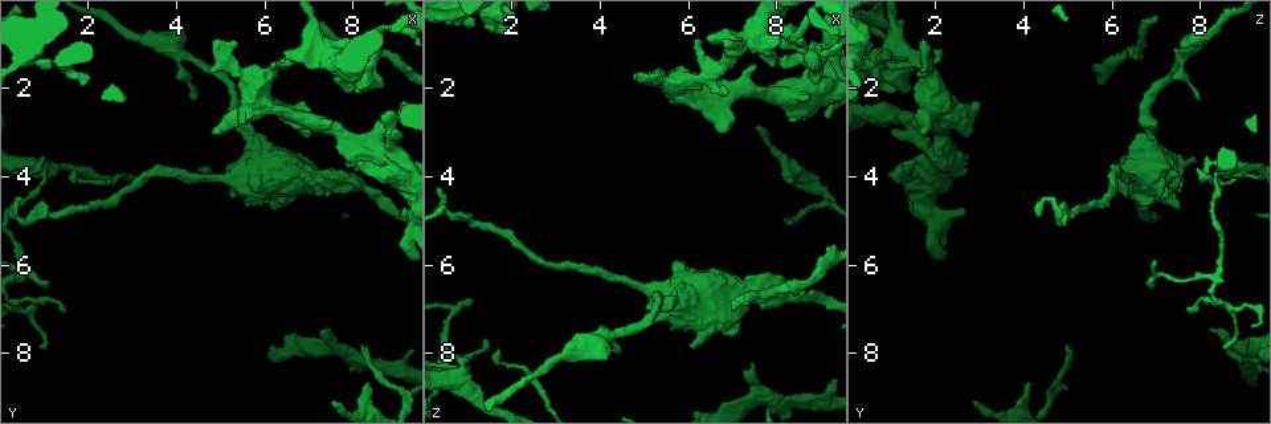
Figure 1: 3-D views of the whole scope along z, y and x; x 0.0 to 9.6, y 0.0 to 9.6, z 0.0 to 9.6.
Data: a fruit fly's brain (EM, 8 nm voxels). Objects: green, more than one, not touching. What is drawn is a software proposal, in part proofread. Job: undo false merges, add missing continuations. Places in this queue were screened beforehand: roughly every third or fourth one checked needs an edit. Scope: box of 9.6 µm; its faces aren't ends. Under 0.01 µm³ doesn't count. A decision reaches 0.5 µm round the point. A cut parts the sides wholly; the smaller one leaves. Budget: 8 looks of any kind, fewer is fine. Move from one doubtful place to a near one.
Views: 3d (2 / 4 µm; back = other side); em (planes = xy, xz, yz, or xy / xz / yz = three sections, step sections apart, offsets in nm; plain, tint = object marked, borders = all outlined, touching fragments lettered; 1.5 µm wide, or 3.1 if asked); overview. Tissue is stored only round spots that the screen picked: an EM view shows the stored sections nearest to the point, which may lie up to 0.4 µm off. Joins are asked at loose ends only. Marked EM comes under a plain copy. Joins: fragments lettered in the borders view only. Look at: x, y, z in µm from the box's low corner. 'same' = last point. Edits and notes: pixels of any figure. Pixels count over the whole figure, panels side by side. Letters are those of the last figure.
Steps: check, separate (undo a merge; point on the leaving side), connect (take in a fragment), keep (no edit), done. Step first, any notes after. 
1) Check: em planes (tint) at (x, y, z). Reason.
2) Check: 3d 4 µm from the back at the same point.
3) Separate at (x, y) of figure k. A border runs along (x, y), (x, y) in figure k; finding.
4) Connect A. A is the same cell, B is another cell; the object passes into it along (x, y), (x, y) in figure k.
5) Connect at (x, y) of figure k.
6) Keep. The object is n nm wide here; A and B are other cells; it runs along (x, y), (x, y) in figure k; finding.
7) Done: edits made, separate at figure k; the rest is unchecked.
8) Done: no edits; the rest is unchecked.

Check: 3d 4 µm at (5.75, 3.10, 6.75). Sudden change in width.

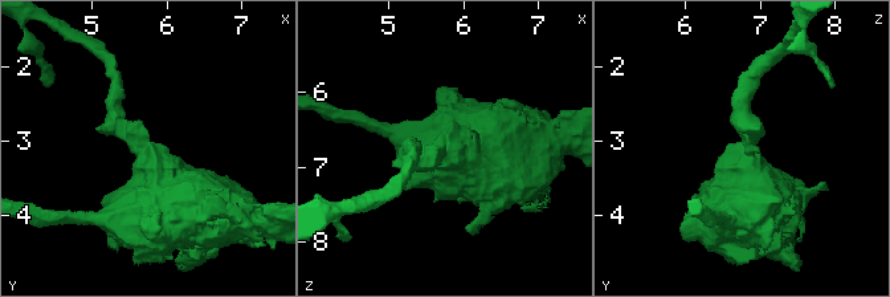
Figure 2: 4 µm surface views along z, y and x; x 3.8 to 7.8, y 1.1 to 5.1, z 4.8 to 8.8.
Check: em xy step 8 (tint) at (5.75, 3.10, 6.80).

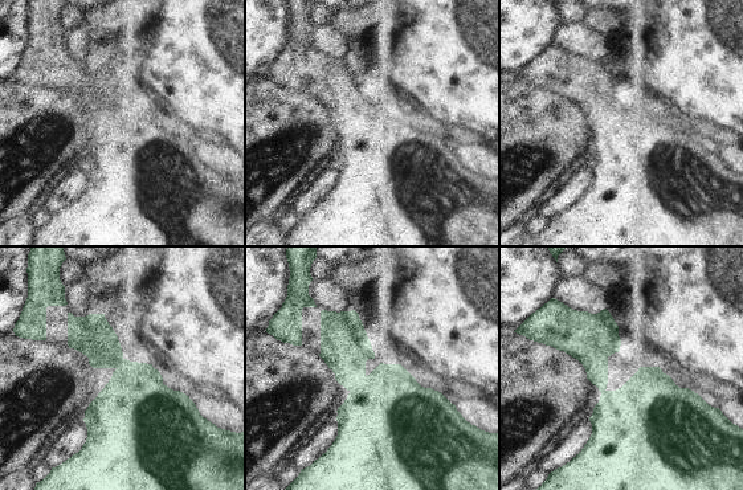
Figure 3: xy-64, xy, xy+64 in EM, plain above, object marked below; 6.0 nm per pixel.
Check: em planes (borders) at the same point.

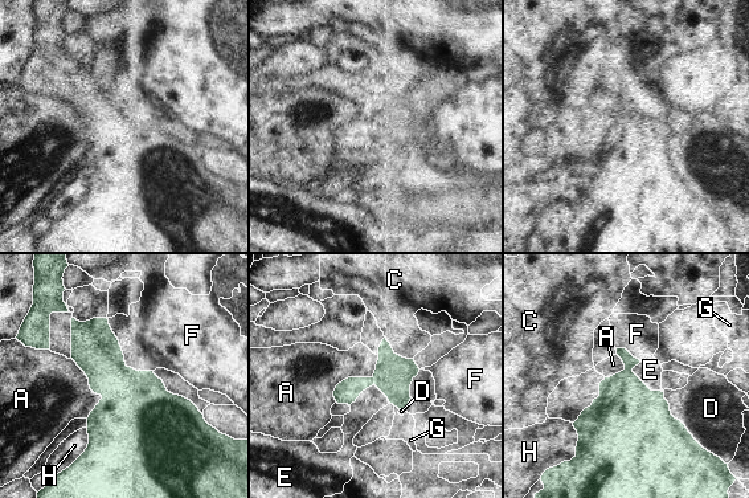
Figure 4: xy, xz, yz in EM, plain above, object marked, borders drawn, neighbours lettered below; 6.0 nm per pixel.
Keep. A, C, D, E, F, G and H are other cells; a border runs along (379, 355), (335, 401) in figure 4; all the same neuron.

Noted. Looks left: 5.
Check: em xz step 4 (borders) at (8.35, 8.70, 4.15). An open end.

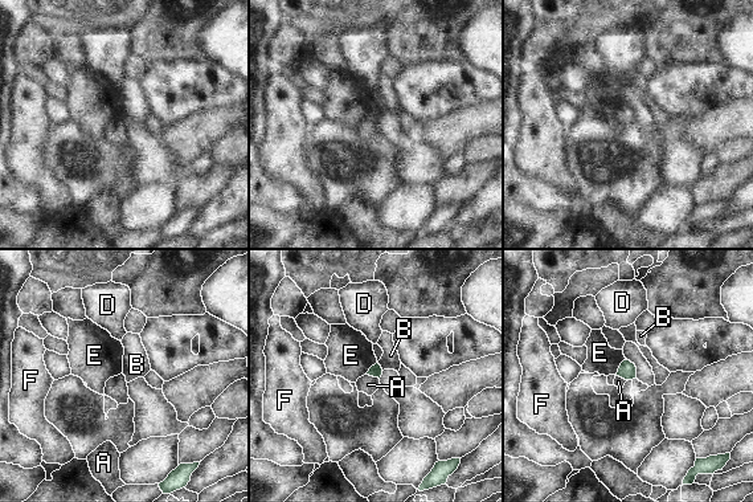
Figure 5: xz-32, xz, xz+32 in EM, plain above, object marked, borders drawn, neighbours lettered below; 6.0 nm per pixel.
Keep. A, B, D, E and F are other cells; a border runs along (367, 374), (379, 379) in figure 5; no lettered fragment goes on from it.

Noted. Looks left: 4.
Check: 3d 2 µm at (1.35, 6.95, 7.70). Branch stops here.

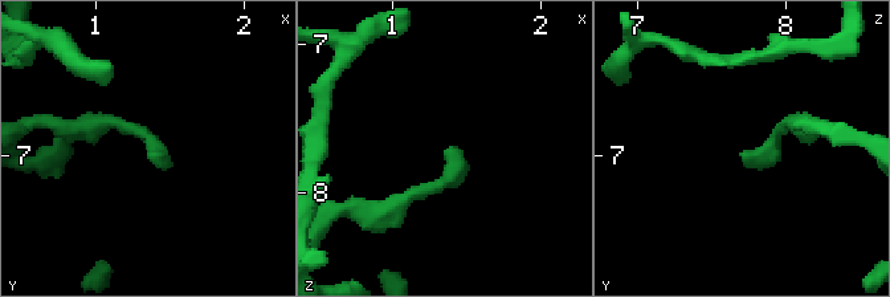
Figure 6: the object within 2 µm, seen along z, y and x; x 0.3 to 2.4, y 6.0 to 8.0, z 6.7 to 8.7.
Check: em xy step 4 (borders) at (1.36, 7.02, 7.72).

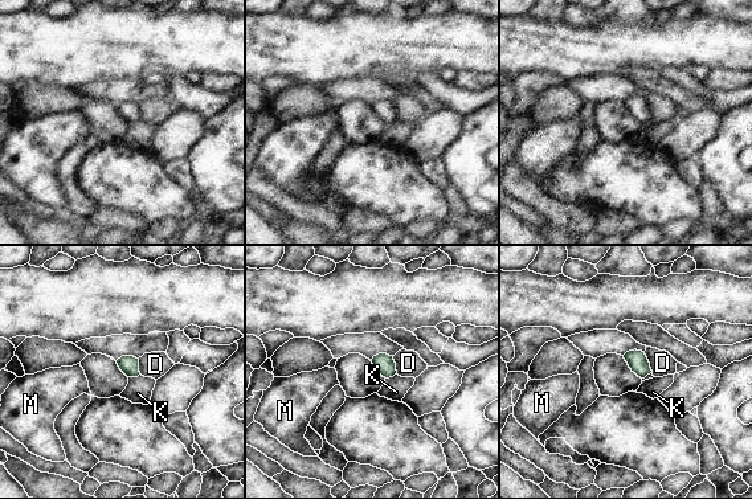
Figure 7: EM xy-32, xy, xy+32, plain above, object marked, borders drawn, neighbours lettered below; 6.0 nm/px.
Check: em planes (borders) at the same point.

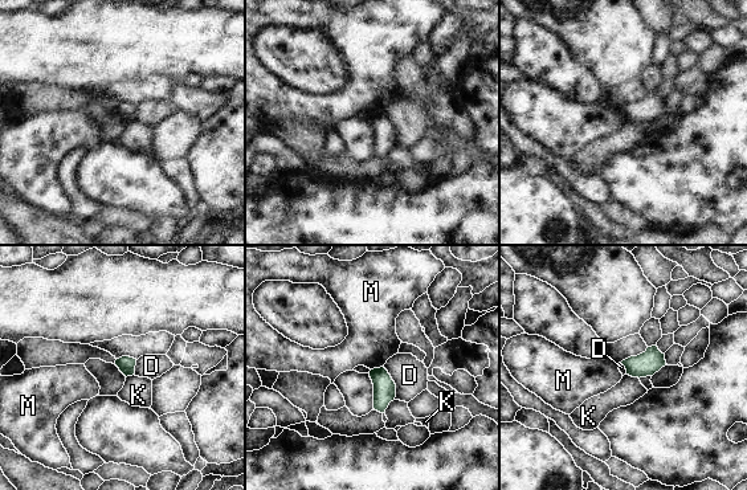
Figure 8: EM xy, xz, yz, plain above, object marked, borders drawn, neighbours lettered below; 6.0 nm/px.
Keep. D, K and M are other cells; a border runs along (382, 366), (371, 370) in figure 8; none of them fits.

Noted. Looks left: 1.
Done: no edits; the rest is unchecked.

